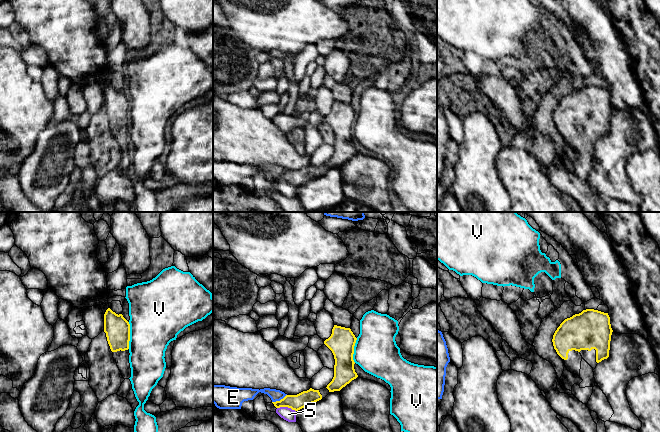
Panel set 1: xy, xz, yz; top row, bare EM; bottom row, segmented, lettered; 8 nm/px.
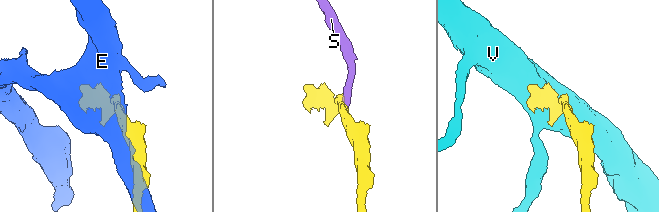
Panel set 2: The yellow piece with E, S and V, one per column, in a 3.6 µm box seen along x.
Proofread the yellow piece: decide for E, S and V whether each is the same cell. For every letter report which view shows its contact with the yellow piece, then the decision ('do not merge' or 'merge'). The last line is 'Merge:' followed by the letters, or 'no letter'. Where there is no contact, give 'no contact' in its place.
E: contact in xz; do not merge
S: contact in xz; merge
V: contact in xy; do not merge
Merge: S

